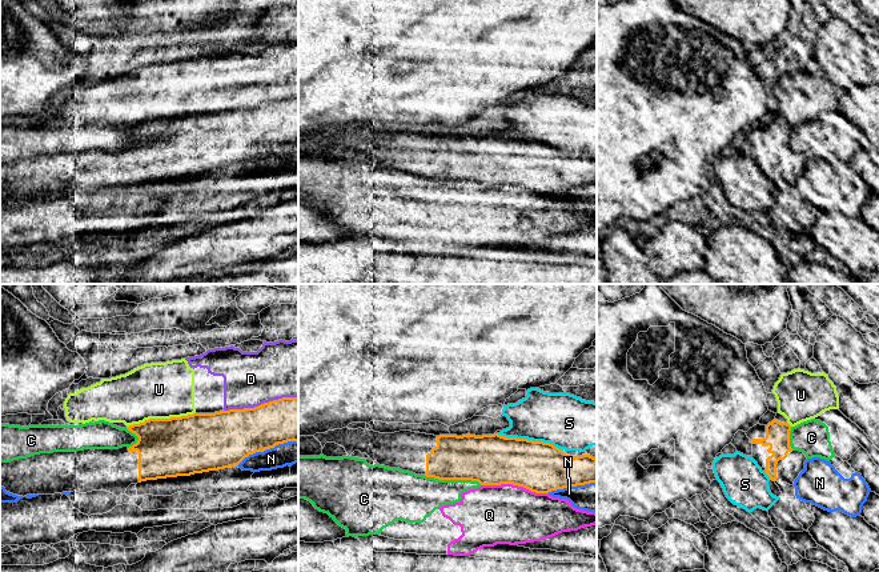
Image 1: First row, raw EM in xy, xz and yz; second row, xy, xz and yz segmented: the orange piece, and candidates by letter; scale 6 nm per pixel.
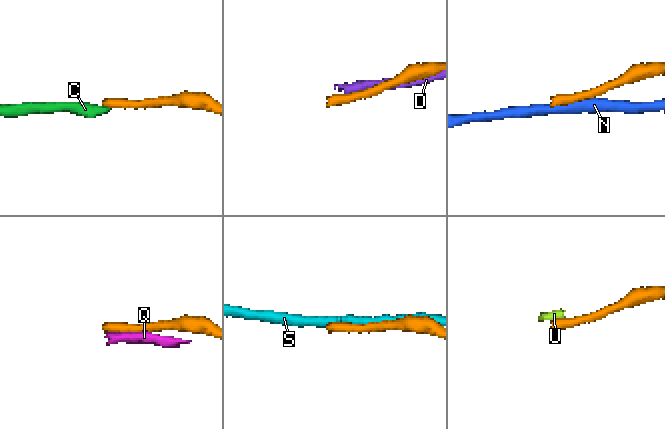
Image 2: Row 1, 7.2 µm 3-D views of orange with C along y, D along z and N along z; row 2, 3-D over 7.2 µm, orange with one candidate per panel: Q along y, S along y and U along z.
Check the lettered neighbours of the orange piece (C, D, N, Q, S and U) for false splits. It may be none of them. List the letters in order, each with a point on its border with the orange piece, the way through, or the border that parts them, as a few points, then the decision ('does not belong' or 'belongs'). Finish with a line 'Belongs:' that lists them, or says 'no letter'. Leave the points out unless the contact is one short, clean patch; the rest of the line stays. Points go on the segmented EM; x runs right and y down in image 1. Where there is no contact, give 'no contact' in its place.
C: xz (453, 479) | along xz (425, 475), (438, 479), (470, 479), (481, 484) | does not belong
D: xy (261, 404) | does not belong
N: xy (267, 448) | does not belong
Q: xz (514, 484) | does not belong
S: xz (530, 440) | does not belong
U: xy (160, 419) | does not belong
Belongs: no letter

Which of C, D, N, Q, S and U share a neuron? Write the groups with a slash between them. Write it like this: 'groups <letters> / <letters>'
groups C Q / D U / N / S

